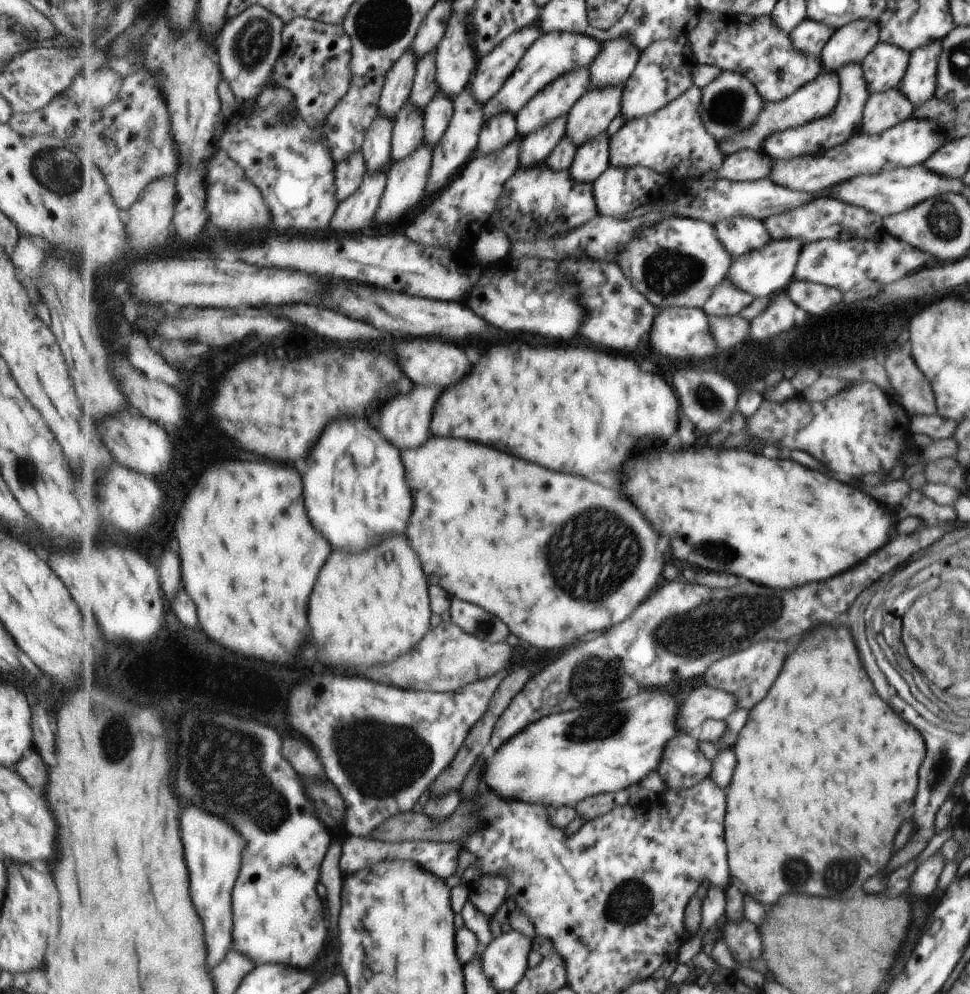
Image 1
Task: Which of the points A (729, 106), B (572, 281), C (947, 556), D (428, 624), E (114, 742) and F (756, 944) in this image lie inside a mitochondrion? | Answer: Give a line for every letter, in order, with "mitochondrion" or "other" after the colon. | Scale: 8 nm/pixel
A: mitochondrion
B: other
C: other
D: other
E: mitochondrion
F: other

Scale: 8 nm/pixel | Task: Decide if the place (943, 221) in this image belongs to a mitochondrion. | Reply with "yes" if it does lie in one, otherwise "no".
yes

